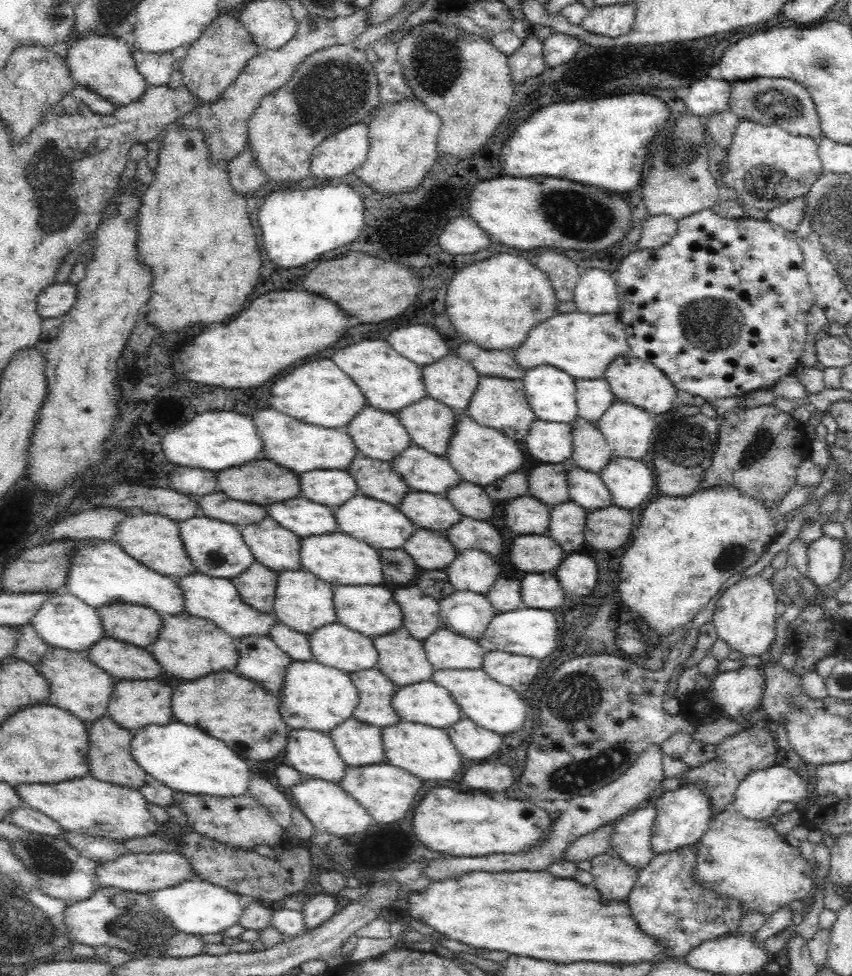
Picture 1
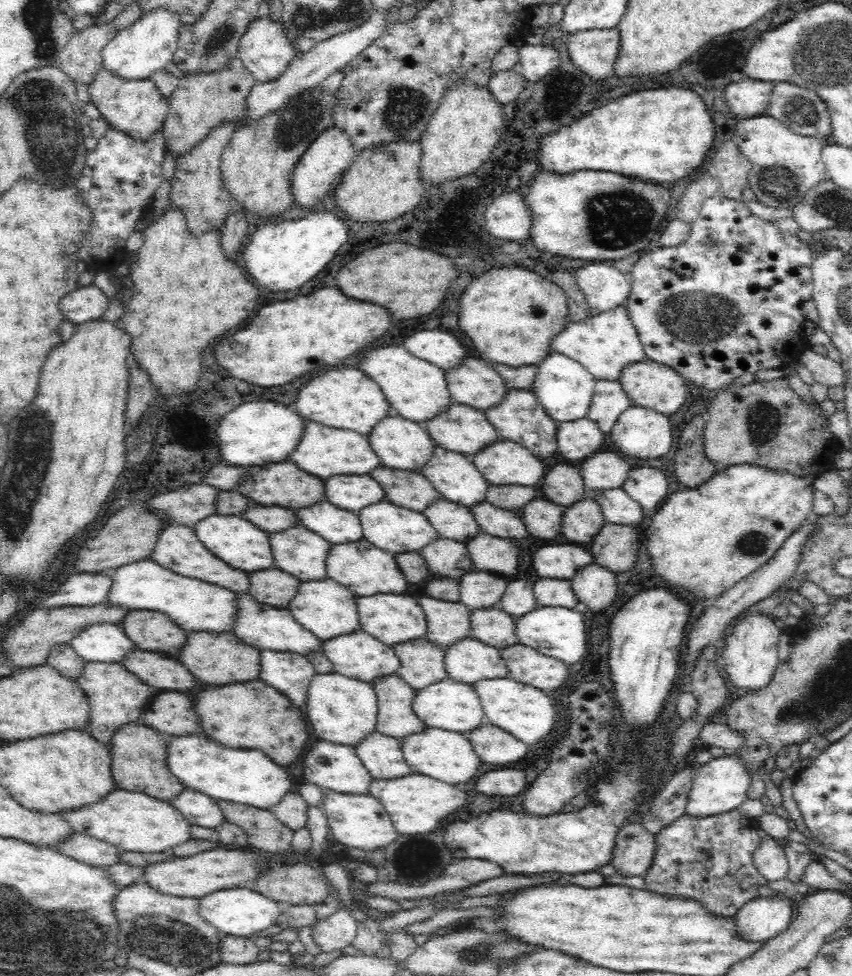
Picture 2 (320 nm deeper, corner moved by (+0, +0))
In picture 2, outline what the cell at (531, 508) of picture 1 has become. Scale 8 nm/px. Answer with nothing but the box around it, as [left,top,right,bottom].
[522,497,562,540]

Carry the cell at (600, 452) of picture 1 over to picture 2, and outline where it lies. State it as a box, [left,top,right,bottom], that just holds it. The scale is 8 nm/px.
[577,451,631,490]

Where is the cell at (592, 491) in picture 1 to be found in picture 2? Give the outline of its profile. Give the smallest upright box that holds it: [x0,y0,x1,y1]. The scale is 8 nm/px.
[586,487,644,527]

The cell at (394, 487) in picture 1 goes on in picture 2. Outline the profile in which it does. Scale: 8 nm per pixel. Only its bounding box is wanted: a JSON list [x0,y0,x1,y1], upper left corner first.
[369,465,440,512]

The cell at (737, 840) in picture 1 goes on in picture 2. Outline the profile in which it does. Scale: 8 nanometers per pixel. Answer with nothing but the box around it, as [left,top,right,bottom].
[751,837,788,881]

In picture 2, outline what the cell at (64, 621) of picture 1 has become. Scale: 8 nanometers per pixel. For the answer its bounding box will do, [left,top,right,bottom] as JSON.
[69,623,134,662]

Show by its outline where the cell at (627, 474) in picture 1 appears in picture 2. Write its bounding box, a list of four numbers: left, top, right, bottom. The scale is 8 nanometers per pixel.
[621,468,668,510]

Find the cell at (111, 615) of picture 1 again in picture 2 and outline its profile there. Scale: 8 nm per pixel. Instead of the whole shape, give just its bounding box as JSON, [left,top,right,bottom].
[119,611,185,654]

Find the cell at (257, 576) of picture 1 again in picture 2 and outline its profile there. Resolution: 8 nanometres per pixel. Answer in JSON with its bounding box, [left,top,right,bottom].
[248,567,300,608]

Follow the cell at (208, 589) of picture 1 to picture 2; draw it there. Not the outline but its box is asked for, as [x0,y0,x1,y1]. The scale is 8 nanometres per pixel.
[231,592,322,654]

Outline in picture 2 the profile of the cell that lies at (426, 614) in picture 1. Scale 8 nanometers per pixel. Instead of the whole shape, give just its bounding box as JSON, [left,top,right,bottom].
[416,594,469,648]

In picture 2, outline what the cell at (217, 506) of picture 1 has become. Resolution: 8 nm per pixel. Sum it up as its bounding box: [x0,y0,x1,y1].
[240,504,296,532]

